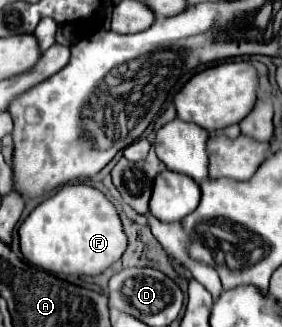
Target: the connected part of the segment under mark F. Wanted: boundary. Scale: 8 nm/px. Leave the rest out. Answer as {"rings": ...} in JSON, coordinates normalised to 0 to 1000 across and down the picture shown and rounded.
{"rings":[[[230,563],[202,593],[145,618],[67,697],[74,771],[117,813],[181,838],[344,844],[408,807],[450,765],[408,630],[365,587],[309,563]]]}

